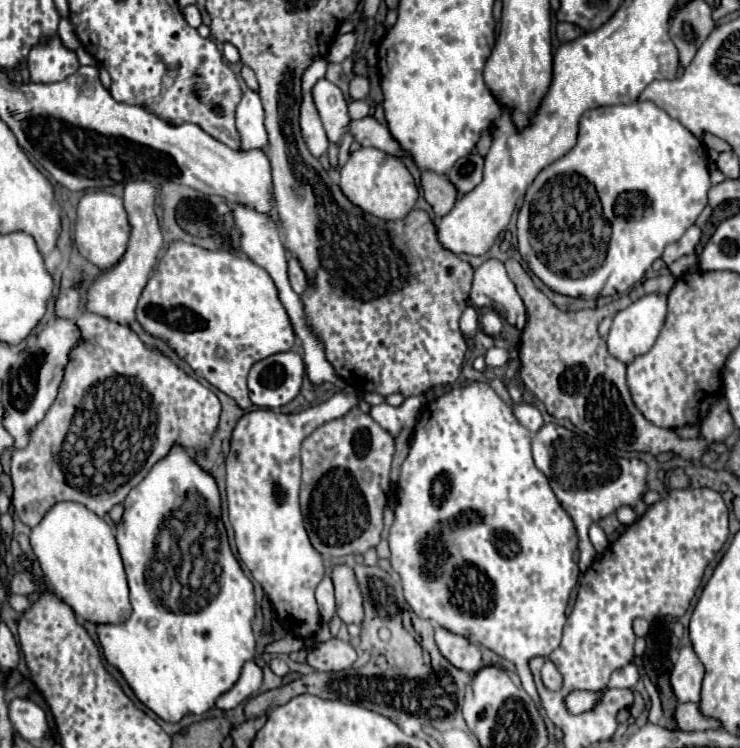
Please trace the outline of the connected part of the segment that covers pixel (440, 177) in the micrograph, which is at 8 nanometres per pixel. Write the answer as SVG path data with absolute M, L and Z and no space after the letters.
M424 170L422 172L422 190L424 190L424 198L432 204L436 216L446 216L458 200L456 188L452 188L452 182L444 174Z

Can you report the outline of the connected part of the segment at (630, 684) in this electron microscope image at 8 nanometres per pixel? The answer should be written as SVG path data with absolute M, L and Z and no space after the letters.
M630 662L628 666L624 666L612 674L608 686L610 688L634 688L636 682L638 682L638 668L636 668L636 664Z

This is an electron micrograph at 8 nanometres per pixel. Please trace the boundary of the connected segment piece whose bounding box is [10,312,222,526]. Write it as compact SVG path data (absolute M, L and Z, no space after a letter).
M80 314L78 316L78 326L80 326L80 332L82 332L82 342L80 346L76 346L70 354L70 362L66 366L66 374L64 374L64 380L62 380L62 386L60 386L60 392L52 404L52 408L46 412L44 420L40 420L40 424L36 424L36 428L32 428L30 432L30 442L26 448L20 448L20 450L14 450L12 452L12 484L14 484L14 496L12 496L12 506L14 506L14 512L20 516L20 520L26 524L26 526L36 526L44 514L56 504L56 502L62 502L62 500L72 500L72 502L80 502L84 504L86 508L90 508L94 514L98 514L100 518L104 518L110 508L114 504L120 504L124 502L124 498L128 496L128 492L140 484L140 480L144 480L144 476L152 470L152 466L156 462L160 462L164 456L168 456L168 452L172 450L174 444L182 446L186 452L190 452L194 458L200 454L200 452L206 452L212 444L212 436L220 424L220 400L218 396L202 386L198 380L194 380L192 376L188 376L182 368L178 368L166 354L162 354L158 348L148 348L136 332L130 330L130 326L122 326L122 324L116 324L116 322L108 322L108 318L102 318L102 316L96 316L96 314Z

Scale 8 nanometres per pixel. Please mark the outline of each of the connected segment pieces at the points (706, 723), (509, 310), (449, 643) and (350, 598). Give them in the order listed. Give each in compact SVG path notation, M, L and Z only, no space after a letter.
M678 704L676 714L674 714L678 728L688 730L688 732L698 732L698 730L722 730L724 726L716 718L708 718L700 712L698 704Z
M486 260L474 270L470 302L478 308L494 308L518 330L522 330L526 324L526 306L500 260Z
M436 628L436 644L442 656L448 658L456 668L472 674L482 668L482 652L468 638L448 632L446 628Z
M348 564L334 566L330 578L332 578L334 590L336 590L338 616L346 624L350 624L350 622L360 624L364 618L364 608L362 608L360 586L356 584L356 574L352 572L352 566L348 566Z

